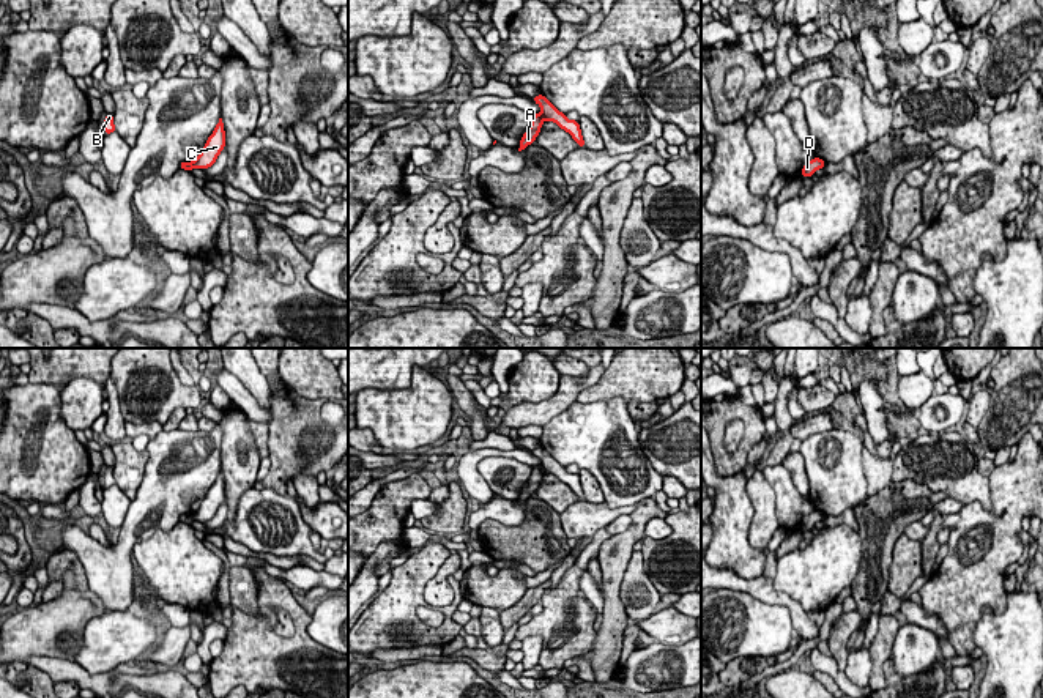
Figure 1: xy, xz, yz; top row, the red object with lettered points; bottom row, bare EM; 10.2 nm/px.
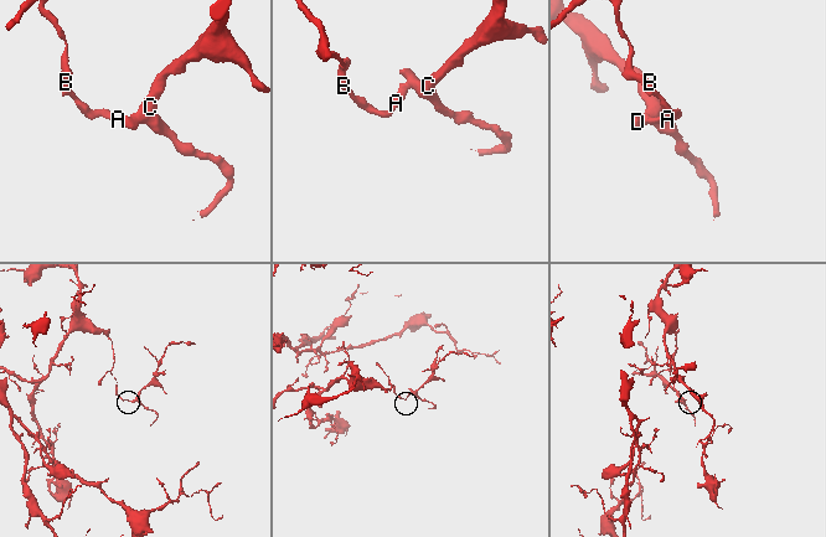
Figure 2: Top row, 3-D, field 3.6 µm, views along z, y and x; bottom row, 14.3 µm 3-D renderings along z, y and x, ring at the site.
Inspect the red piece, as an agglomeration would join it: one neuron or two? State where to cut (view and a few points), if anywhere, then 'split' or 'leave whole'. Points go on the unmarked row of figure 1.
cut xz (541, 465), (545, 471); split

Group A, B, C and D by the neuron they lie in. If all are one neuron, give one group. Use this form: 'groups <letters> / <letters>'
groups A B / C D

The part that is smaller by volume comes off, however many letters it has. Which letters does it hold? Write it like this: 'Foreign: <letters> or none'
Foreign: C, D

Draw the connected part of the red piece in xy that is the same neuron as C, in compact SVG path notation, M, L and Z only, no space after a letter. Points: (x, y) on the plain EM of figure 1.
M219 471L216 482L208 490L199 511L192 514L192 520L202 523L210 522L216 515L224 499L225 499L225 484L224 484L224 474L222 471Z

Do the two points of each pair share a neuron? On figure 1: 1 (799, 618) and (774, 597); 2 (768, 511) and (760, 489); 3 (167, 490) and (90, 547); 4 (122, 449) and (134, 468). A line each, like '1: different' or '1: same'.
1: same
2: same
3: same
4: same

